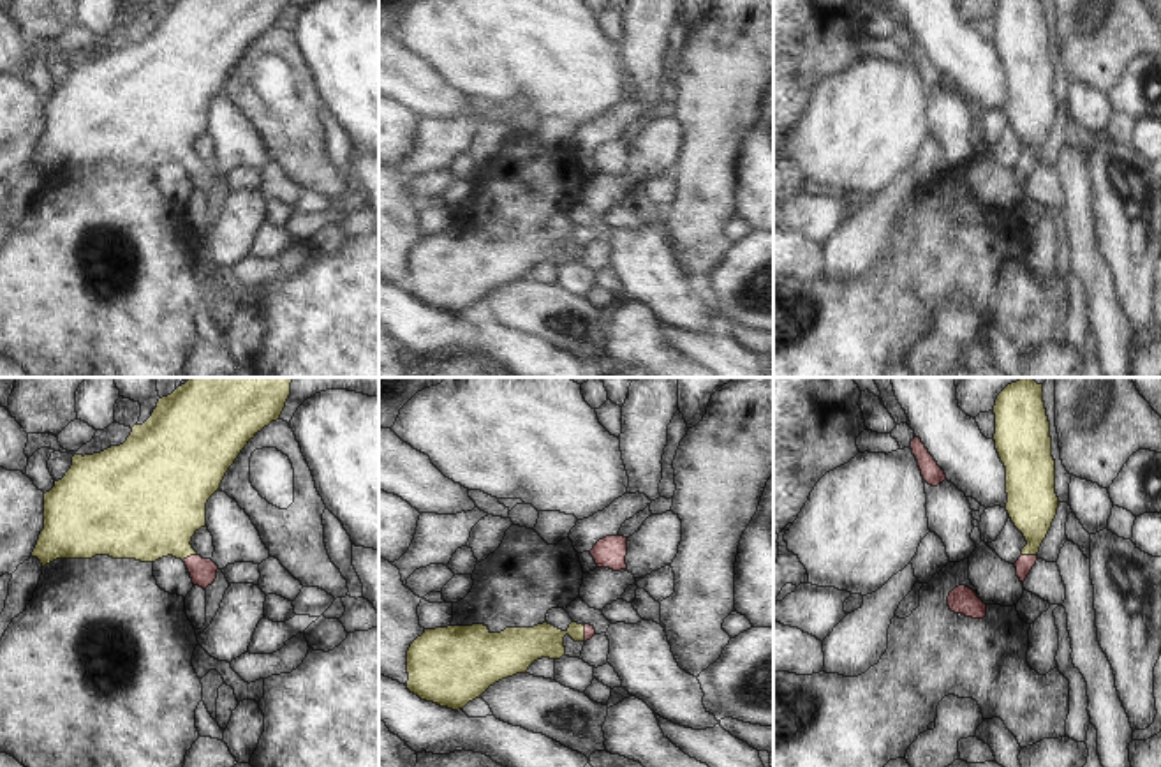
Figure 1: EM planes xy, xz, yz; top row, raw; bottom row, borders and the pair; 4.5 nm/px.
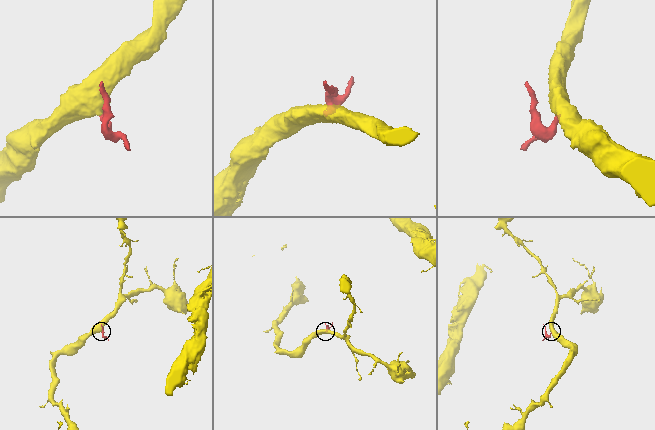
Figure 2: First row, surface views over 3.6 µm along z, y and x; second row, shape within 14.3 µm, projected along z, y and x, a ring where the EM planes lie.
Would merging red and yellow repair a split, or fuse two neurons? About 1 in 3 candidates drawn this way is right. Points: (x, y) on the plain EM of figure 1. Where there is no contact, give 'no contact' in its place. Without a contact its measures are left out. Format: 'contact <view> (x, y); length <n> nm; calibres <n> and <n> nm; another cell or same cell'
contact yz (1029, 161); length 70 nm; calibres 80 and 220 nm; same cell

